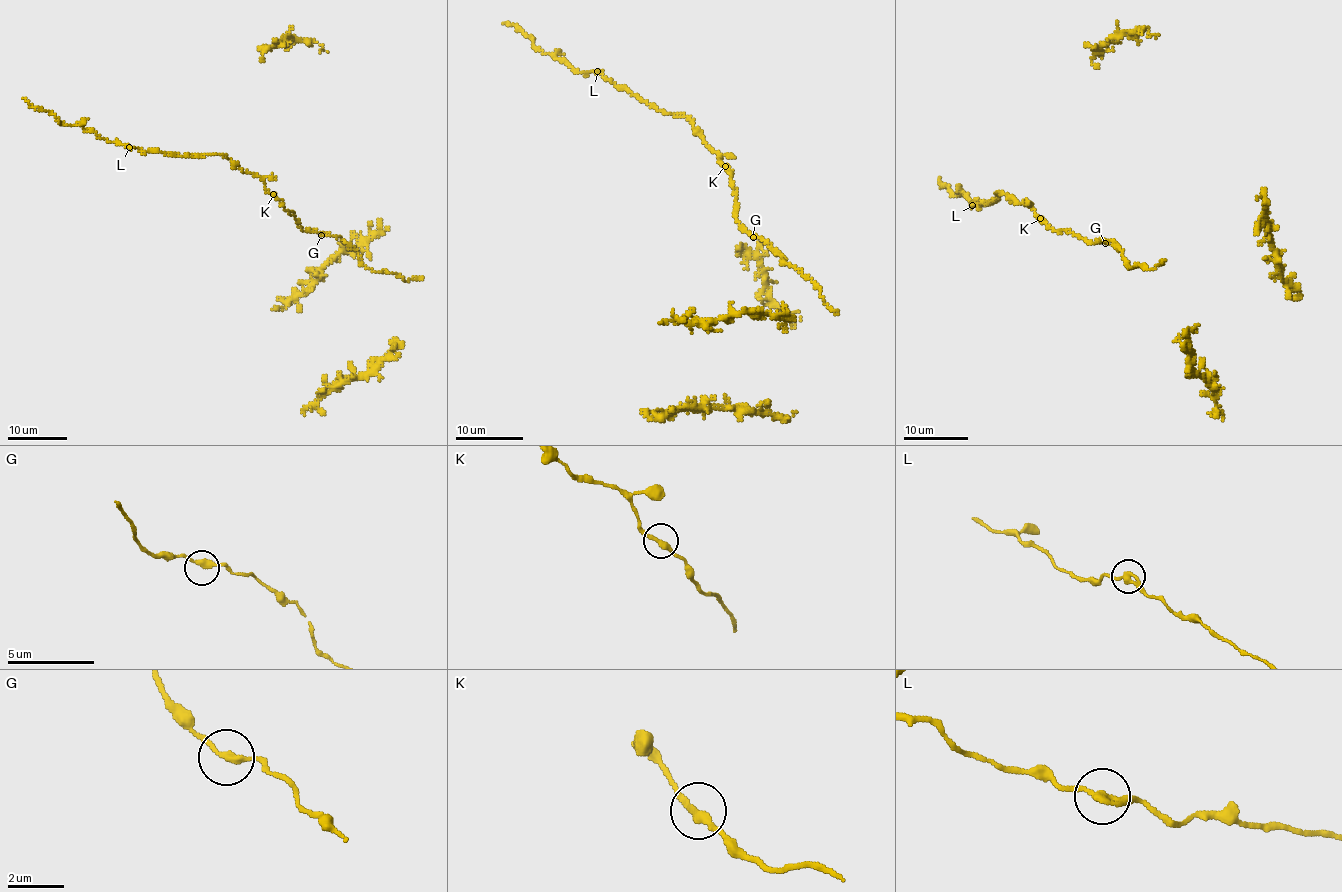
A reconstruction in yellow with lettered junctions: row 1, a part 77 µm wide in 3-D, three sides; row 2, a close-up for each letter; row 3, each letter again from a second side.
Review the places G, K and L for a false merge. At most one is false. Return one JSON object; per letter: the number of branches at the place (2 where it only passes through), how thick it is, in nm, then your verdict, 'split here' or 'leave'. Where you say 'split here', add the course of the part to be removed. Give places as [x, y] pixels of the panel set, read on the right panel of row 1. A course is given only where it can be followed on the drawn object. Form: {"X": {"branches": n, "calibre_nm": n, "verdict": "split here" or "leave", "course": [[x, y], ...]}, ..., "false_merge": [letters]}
{"G": {"branches": 2, "calibre_nm": 260, "verdict": "leave"}, "K": {"branches": 2, "calibre_nm": 280, "verdict": "leave"}, "L": {"branches": 2, "calibre_nm": 280, "verdict": "leave"}, "false_merge": []}

